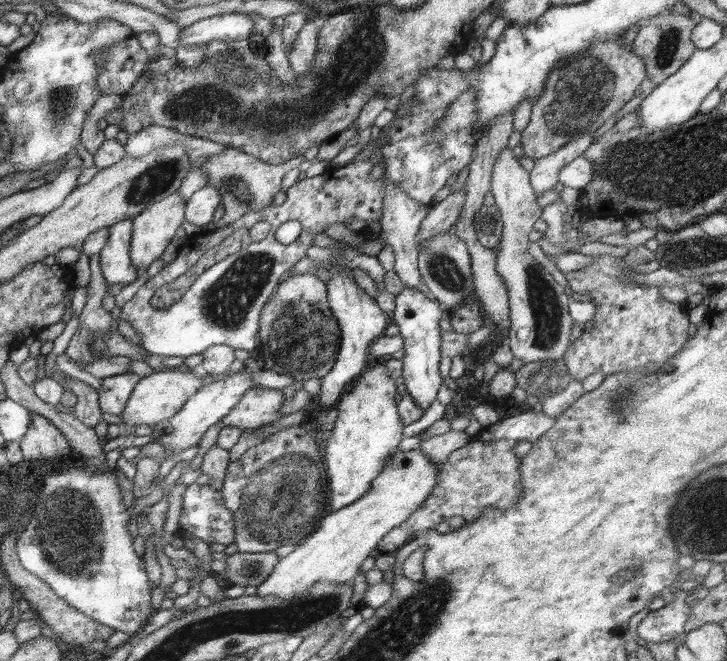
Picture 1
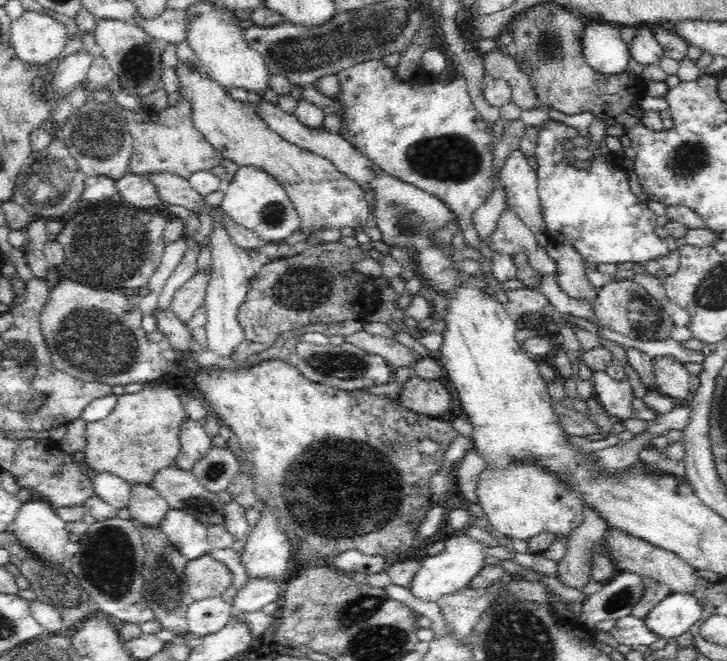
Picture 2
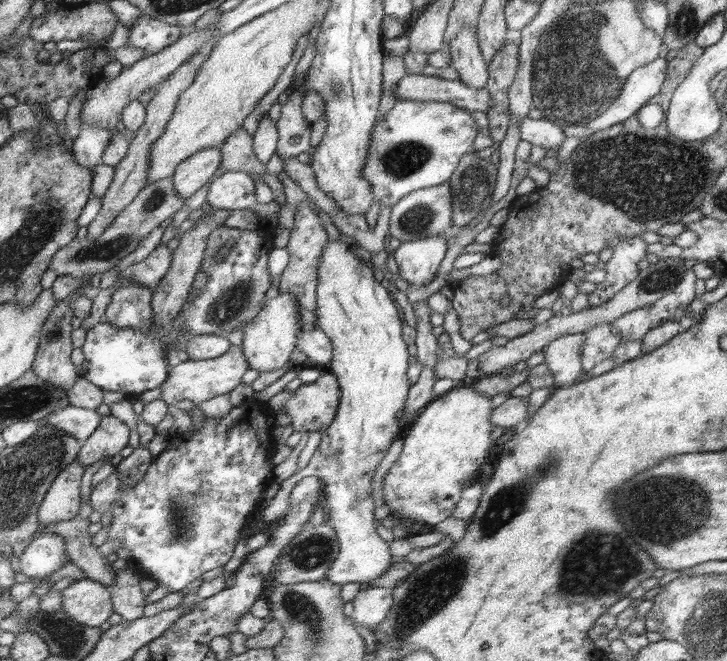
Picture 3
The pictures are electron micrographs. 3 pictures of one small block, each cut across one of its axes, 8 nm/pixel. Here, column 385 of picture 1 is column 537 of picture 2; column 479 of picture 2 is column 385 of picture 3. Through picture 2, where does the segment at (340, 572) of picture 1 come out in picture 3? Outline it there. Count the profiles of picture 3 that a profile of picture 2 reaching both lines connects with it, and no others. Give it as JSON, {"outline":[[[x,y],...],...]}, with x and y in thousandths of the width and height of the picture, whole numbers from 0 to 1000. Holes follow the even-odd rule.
{"outline":[[[649,581],[623,587],[615,595],[598,601],[586,617],[568,635],[563,652],[557,657],[554,679],[542,699],[542,705],[528,720],[528,762],[536,767],[539,779],[552,787],[583,791],[598,796],[611,790],[626,775],[638,738],[655,729],[663,702],[674,690],[677,675],[677,601],[663,592],[649,589]]]}

